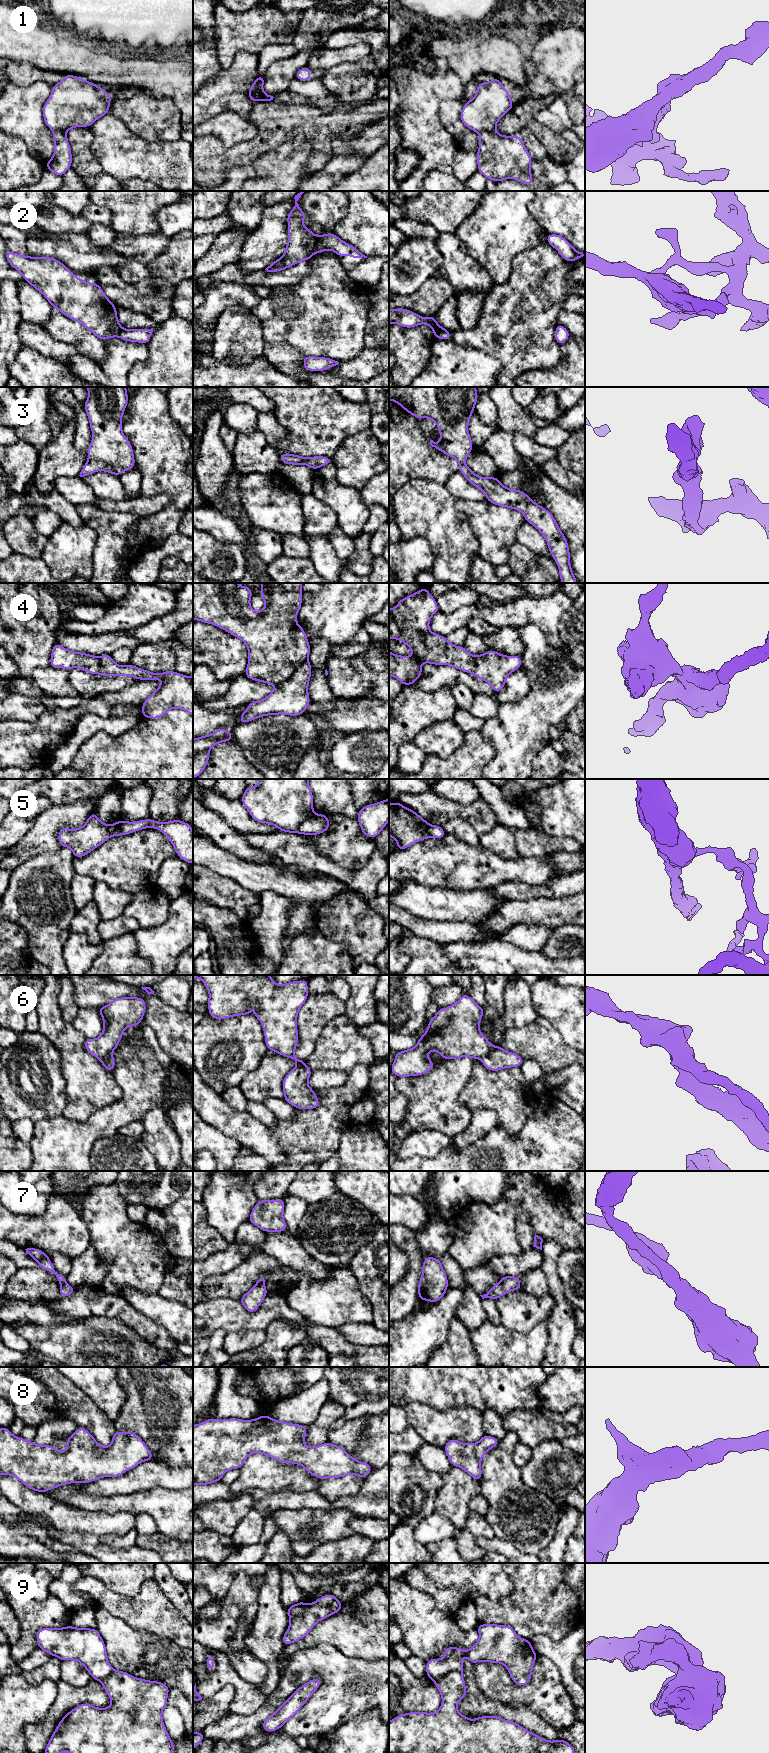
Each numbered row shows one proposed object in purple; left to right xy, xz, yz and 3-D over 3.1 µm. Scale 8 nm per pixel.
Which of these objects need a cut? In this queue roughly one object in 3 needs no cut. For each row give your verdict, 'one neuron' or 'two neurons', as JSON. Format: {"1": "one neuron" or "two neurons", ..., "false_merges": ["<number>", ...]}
{"1": "two neurons", "2": "two neurons", "3": "one neuron", "4": "two neurons", "5": "two neurons", "6": "two neurons", "7": "one neuron", "8": "one neuron", "9": "two neurons", "false_merges": ["1", "2", "4", "5", "6", "9"]}

